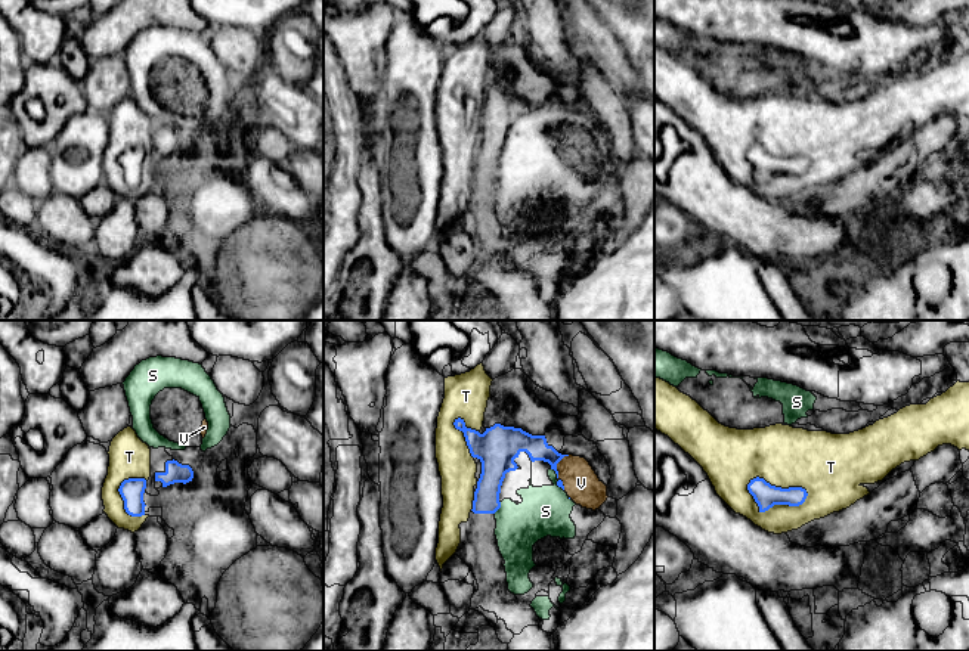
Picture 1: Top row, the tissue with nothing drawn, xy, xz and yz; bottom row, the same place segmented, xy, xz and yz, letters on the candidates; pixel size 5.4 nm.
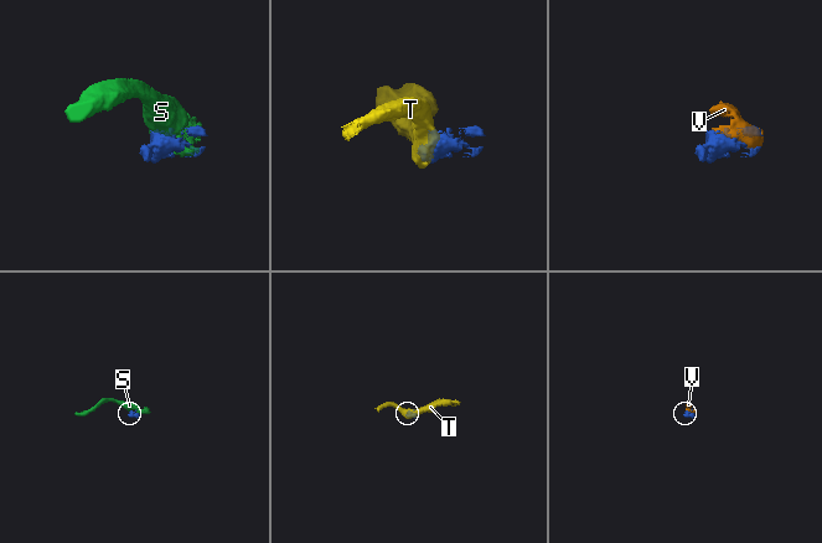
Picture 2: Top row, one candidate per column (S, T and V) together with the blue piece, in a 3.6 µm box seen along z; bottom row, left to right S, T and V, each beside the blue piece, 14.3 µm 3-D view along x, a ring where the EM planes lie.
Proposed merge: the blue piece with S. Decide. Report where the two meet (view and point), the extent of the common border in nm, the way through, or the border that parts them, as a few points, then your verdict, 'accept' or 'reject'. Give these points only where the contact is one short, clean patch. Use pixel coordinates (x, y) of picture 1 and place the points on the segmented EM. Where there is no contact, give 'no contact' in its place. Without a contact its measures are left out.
contact xz (498, 508); length 80 nm; reject

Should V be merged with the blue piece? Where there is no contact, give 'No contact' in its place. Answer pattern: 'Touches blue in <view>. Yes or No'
Touches blue in xz. No

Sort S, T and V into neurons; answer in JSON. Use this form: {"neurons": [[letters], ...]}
{"neurons": [["S", "V"], ["T"]]}

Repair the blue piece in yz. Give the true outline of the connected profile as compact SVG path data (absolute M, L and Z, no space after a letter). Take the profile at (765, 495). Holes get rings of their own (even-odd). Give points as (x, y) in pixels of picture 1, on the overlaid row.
M759 477L750 480L747 490L758 503L759 512L765 512L774 505L799 506L808 496L807 490L802 487L781 489L771 486Z

